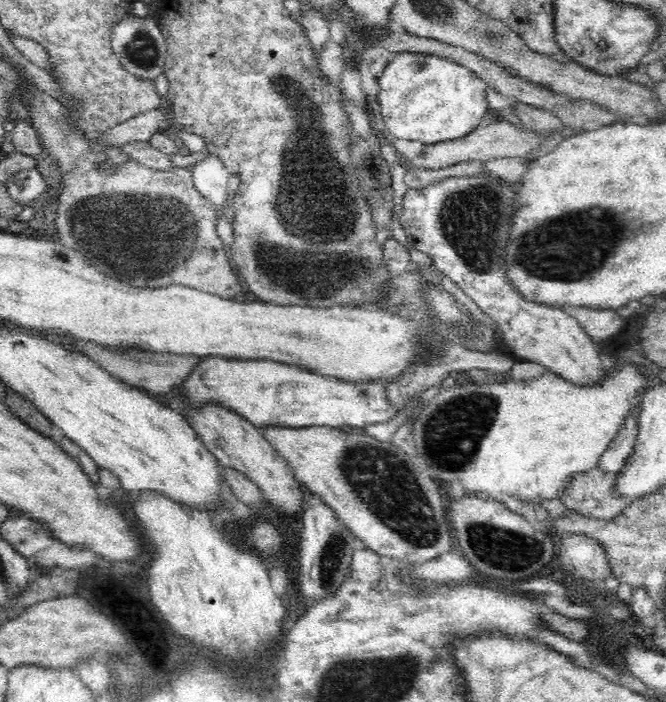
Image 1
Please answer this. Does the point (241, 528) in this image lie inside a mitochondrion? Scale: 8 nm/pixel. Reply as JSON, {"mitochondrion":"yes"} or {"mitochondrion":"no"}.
{"mitochondrion":"no"}

